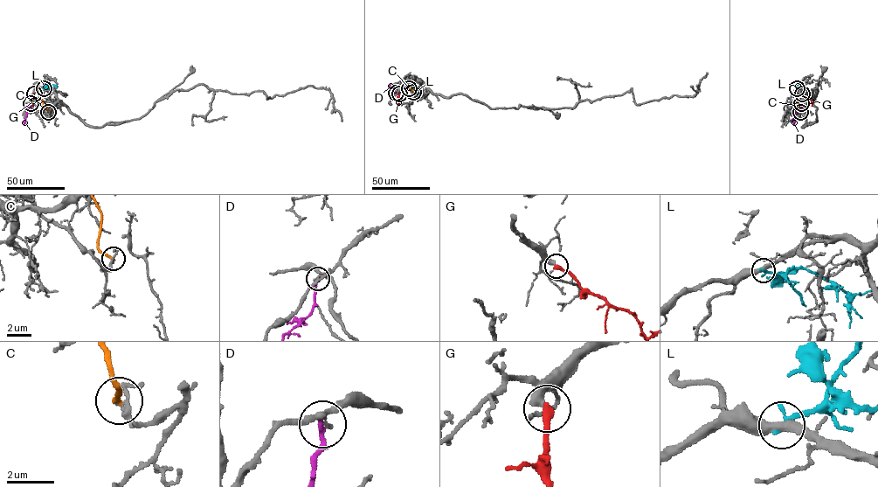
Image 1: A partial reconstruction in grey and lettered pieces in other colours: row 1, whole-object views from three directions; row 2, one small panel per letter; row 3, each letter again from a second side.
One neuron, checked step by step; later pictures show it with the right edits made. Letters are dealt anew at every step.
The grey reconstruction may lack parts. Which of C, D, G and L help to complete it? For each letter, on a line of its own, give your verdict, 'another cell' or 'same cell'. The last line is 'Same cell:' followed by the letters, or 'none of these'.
C: another cell
D: another cell
G: same cell
L: another cell
Same cell: G

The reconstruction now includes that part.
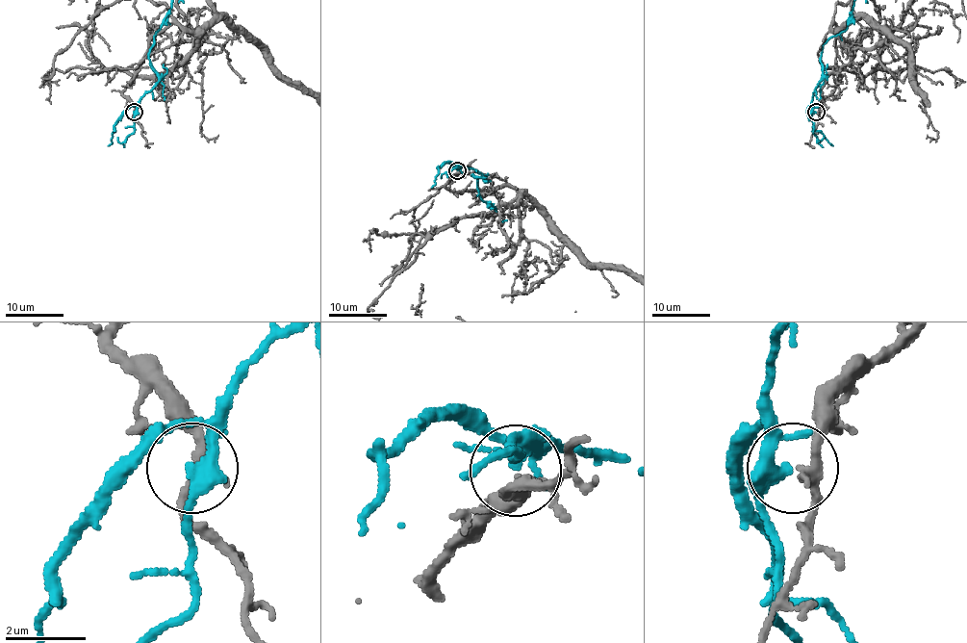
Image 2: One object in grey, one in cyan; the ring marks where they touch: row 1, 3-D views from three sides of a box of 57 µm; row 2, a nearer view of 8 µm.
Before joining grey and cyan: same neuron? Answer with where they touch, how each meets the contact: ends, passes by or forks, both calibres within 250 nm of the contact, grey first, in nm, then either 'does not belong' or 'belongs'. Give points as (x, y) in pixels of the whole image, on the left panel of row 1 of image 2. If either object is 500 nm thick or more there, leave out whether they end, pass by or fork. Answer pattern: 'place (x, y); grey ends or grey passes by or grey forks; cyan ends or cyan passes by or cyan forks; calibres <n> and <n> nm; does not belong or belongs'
place (134, 112); grey passes by; cyan forks; calibres 200 and 240 nm; does not belong

